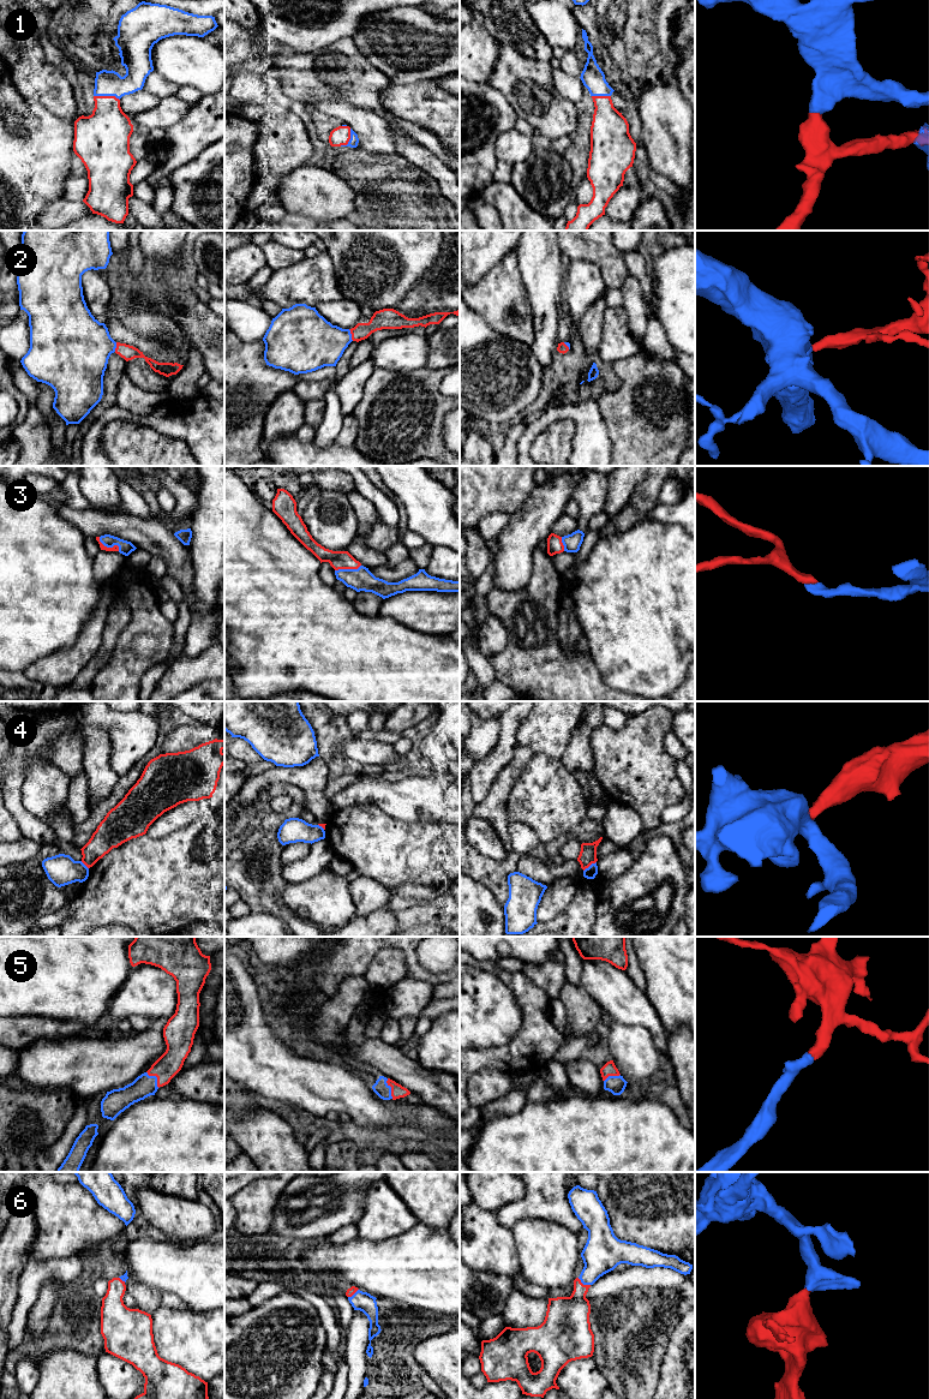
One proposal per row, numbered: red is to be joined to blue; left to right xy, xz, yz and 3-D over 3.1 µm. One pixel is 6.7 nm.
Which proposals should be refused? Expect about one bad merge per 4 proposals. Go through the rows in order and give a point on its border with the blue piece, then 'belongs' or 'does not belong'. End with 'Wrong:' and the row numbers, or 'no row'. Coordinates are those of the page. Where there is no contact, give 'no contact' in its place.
1: meets blue in xy at (107, 95); belongs
2: meets blue in xz at (351, 335); belongs
3: meets blue in xy at (109, 546); belongs
4: meets blue in yz at (591, 865); does not belong
5: meets blue in xy at (156, 1077); belongs
6: meets blue in yz at (583, 1284); belongs
Wrong: 4

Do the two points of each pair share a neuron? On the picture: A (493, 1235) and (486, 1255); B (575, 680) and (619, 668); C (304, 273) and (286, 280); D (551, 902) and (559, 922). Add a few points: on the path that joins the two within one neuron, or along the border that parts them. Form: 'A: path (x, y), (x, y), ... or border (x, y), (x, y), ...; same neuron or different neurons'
A: path (489, 1239), (486, 1242), (486, 1250); same neuron
B: border (588, 652), (601, 679), (613, 688); different neurons
C: path (299, 277), (291, 280); same neuron
D: border (575, 892), (561, 912), (546, 921), (538, 922); different neurons

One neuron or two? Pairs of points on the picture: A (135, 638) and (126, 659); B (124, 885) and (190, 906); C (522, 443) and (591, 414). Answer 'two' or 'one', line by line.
A: one
B: one
C: one

